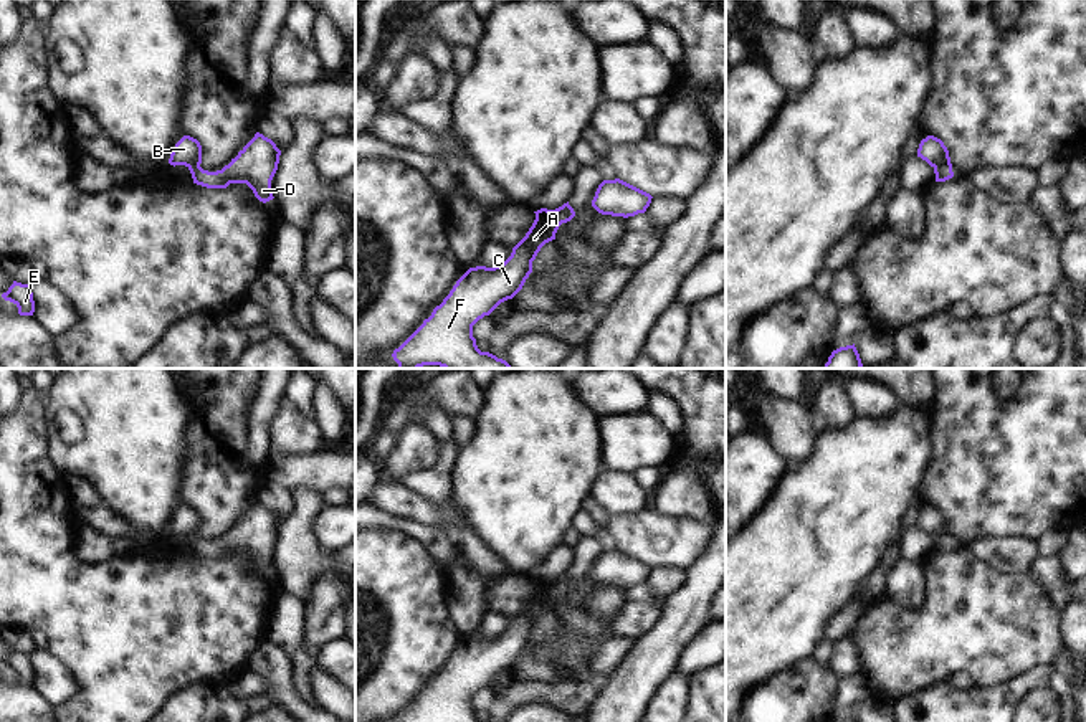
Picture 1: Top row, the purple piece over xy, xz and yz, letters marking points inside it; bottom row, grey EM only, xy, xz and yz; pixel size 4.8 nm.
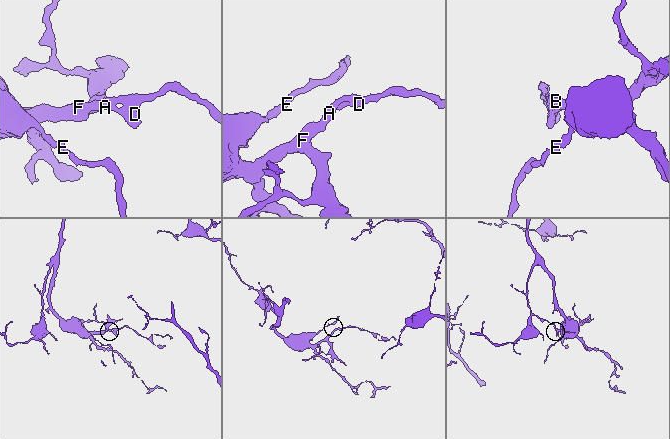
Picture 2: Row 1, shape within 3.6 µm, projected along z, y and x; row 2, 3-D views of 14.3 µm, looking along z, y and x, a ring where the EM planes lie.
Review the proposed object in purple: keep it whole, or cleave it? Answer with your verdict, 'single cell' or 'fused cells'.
single cell

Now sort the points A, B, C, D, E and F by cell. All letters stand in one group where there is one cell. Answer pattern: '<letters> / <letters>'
A B C D E F

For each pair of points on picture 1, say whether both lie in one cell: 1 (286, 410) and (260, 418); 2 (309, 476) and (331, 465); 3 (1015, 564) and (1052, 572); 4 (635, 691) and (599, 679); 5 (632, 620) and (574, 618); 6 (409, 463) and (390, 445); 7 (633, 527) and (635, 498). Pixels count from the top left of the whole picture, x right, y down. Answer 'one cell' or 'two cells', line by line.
1: two cells
2: one cell
3: two cells
4: two cells
5: two cells
6: two cells
7: two cells

